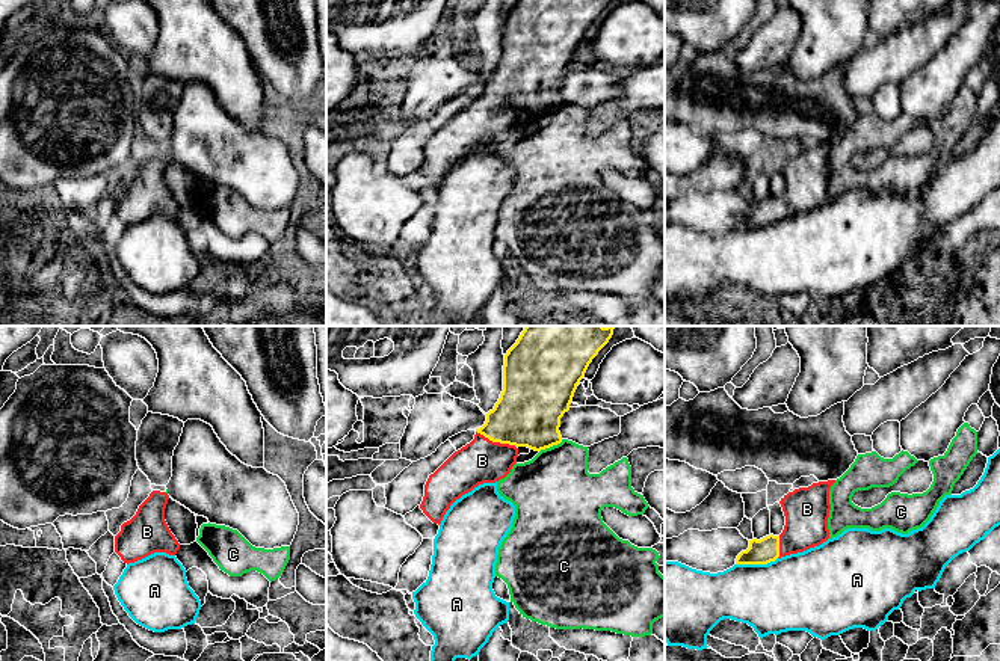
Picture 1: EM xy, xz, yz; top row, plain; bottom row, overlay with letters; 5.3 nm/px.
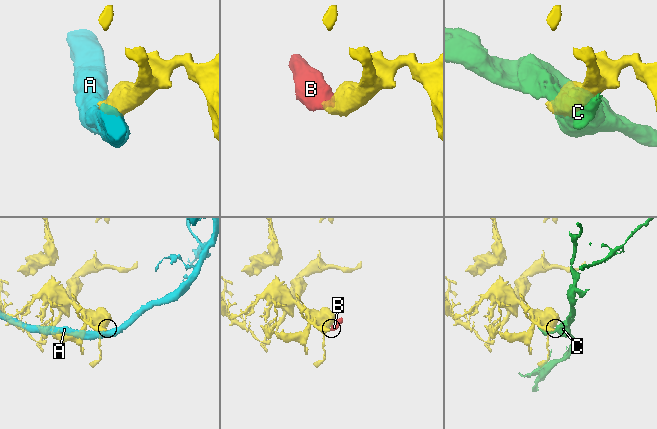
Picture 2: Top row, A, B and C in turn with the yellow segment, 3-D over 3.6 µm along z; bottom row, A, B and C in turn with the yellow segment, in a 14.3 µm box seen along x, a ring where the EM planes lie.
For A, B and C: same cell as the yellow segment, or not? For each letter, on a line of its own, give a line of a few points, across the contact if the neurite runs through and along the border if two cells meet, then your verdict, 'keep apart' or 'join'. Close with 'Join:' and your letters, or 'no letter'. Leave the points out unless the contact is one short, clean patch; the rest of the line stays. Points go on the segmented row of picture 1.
A: keep apart
B: xz (527, 414), (518, 418), (496, 441), (494, 448), (482, 461) | join
C: keep apart
Join: B

